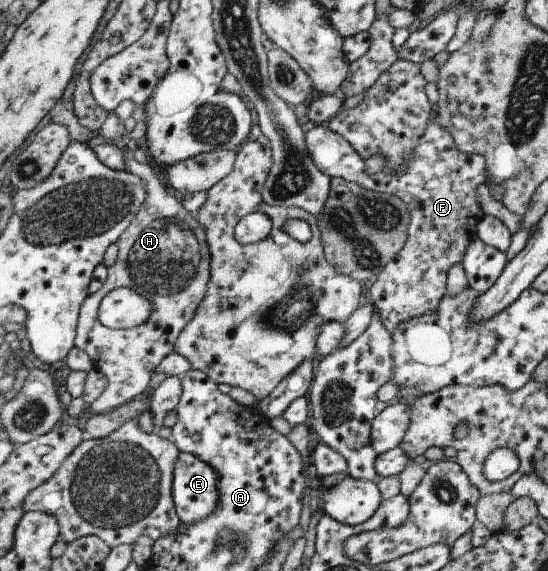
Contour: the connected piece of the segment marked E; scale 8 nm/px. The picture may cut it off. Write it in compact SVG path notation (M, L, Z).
M182 452L177 459L176 474L173 479L173 495L177 513L183 524L204 522L213 515L216 503L220 501L220 472L209 463L189 452Z

